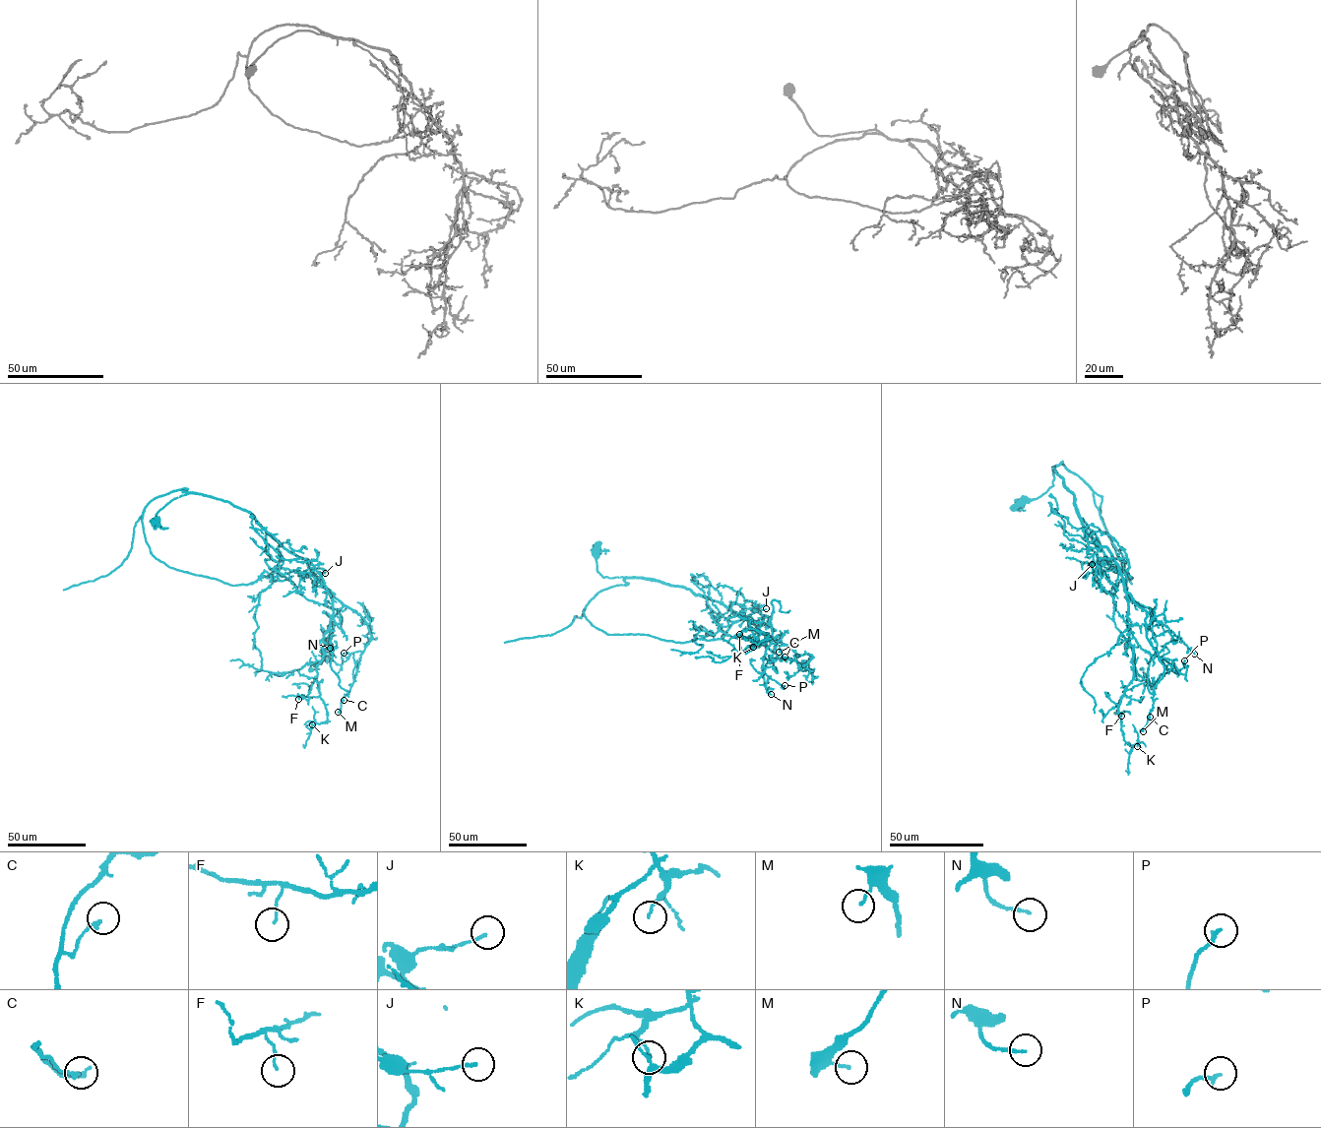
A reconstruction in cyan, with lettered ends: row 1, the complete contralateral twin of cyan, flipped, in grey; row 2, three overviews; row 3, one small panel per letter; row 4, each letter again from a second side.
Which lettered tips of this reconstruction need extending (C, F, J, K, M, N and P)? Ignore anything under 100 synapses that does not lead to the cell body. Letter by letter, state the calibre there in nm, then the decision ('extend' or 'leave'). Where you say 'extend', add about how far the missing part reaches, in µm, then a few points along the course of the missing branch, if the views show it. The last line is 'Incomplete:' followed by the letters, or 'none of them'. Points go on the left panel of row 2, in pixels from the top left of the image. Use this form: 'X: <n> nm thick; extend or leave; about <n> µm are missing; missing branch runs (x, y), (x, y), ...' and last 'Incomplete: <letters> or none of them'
C: 140 nm thick; leave
F: 90 nm thick; leave
J: 120 nm thick; leave
K: 100 nm thick; leave
M: 110 nm thick; leave
N: 120 nm thick; leave
P: 170 nm thick; leave
Incomplete: none of them

